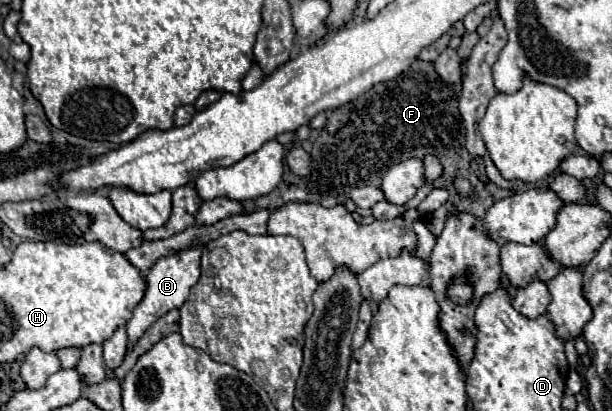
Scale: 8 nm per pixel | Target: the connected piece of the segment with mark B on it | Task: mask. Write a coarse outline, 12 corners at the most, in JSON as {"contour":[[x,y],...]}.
{"contour":[[201,248],[157,260],[127,322],[127,348],[199,280]]}

